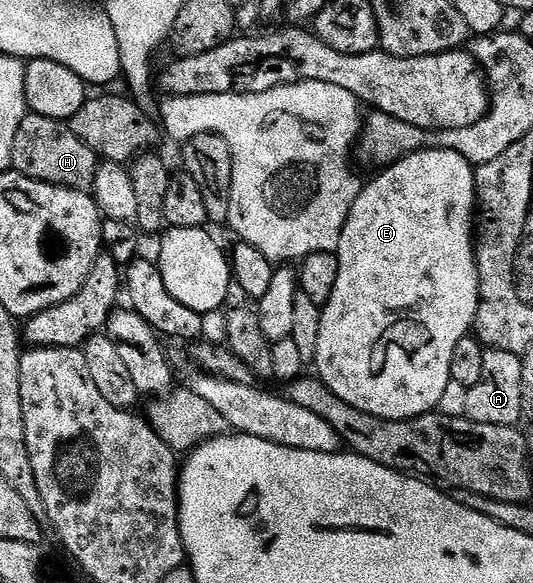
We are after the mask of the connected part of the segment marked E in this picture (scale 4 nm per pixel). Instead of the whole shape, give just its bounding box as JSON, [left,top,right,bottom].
[313,148,479,420]

